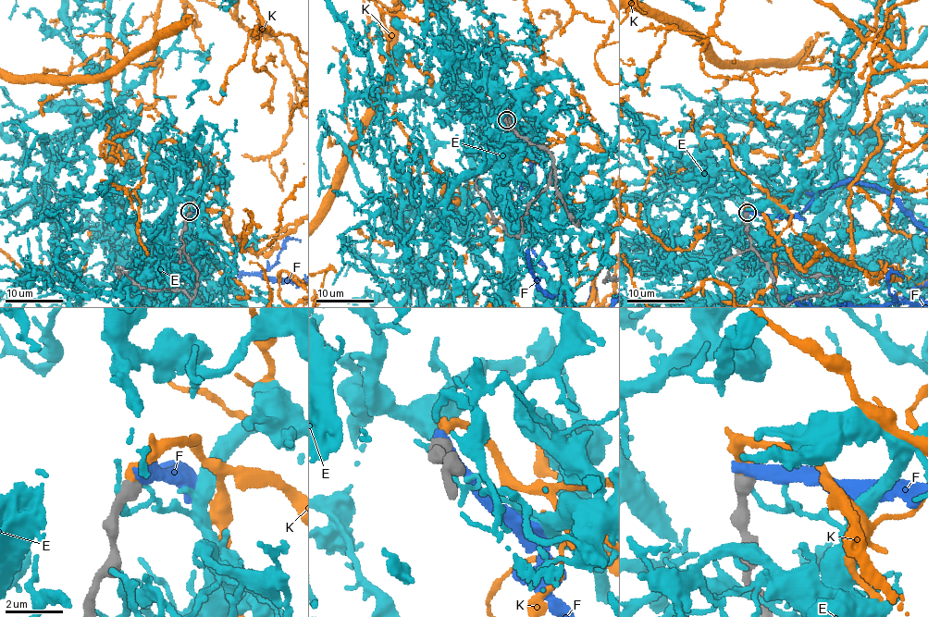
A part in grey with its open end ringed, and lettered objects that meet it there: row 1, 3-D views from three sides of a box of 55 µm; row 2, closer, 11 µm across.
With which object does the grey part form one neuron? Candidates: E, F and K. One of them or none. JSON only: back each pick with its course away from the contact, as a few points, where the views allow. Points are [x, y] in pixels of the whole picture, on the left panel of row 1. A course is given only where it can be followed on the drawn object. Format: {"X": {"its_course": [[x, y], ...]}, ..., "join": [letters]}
{"join": ["K"]}

